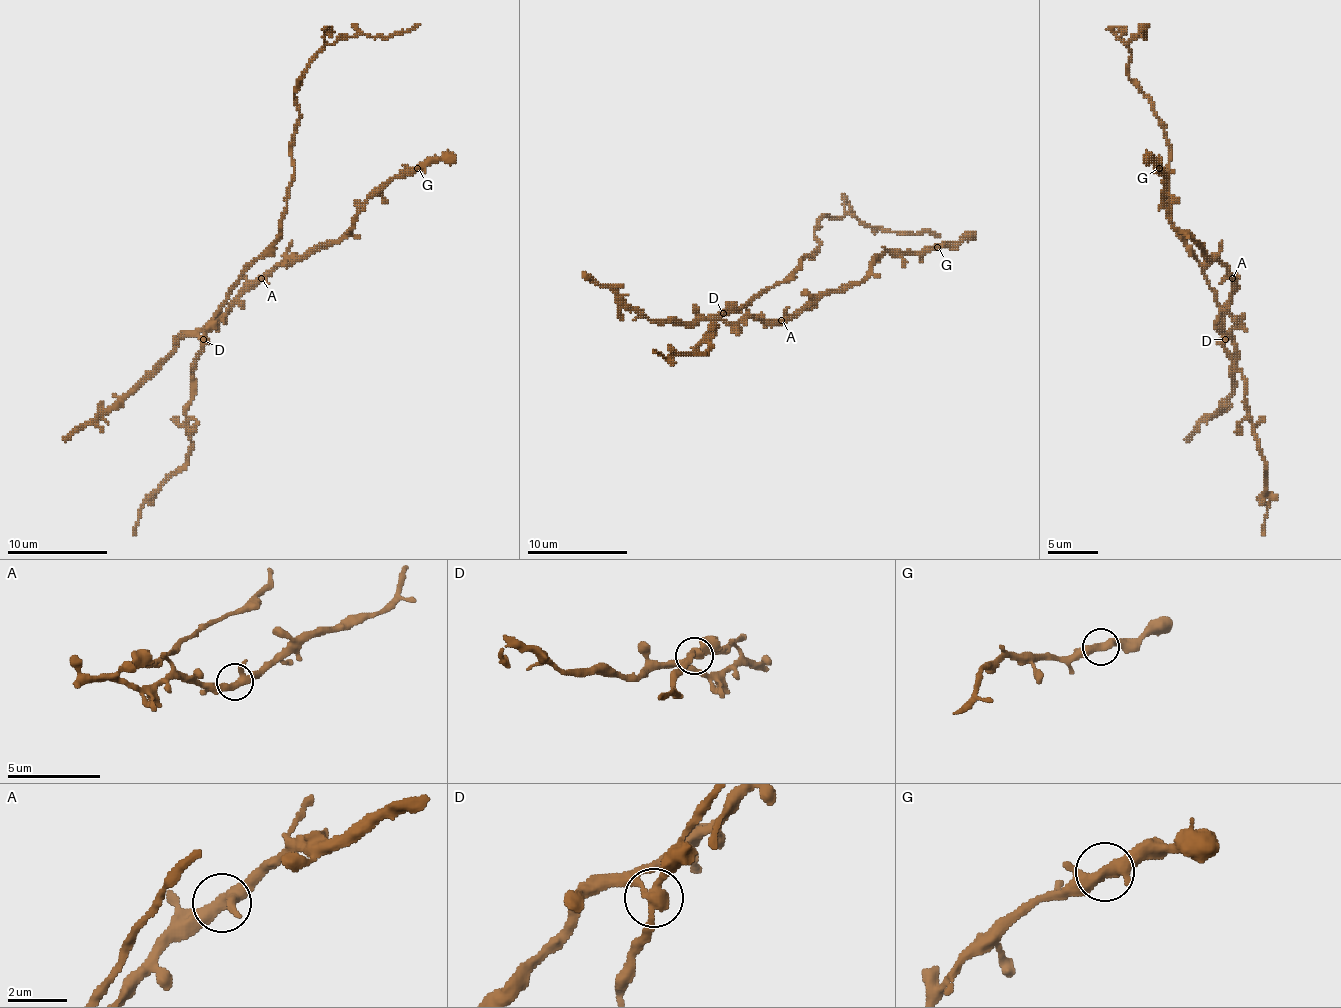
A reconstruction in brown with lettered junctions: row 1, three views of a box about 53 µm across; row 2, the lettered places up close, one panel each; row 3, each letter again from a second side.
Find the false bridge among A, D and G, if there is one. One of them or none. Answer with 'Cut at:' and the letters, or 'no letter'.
Cut at: no letter

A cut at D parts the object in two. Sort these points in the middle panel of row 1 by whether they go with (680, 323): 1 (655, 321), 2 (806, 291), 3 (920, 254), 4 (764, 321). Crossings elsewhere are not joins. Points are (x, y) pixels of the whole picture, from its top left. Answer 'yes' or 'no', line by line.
1: yes
2: yes
3: yes
4: yes

